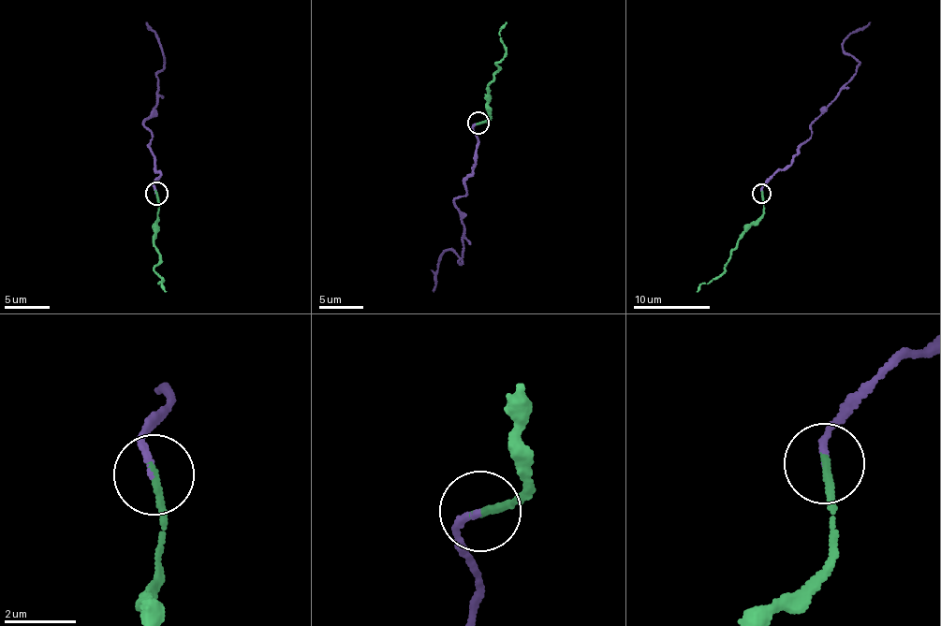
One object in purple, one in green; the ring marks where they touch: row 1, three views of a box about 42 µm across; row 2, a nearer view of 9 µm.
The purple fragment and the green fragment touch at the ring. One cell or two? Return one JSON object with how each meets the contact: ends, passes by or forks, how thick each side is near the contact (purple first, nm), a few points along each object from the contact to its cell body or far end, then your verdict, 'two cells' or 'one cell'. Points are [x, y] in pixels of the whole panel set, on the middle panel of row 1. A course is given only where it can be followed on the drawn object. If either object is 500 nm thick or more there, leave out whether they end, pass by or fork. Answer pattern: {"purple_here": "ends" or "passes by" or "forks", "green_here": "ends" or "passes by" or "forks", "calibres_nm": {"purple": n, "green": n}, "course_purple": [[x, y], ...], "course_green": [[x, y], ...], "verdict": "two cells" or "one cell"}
{"purple_here": "ends", "green_here": "ends", "calibres_nm": {"purple": 170, "green": 200}, "course_purple": [[477, 123], [467, 195], [453, 200], [464, 231], [463, 261], [448, 249], [442, 254], [434, 292]], "course_green": [[477, 123], [490, 118], [487, 86], [505, 51], [500, 34], [507, 22]], "verdict": "one cell"}

